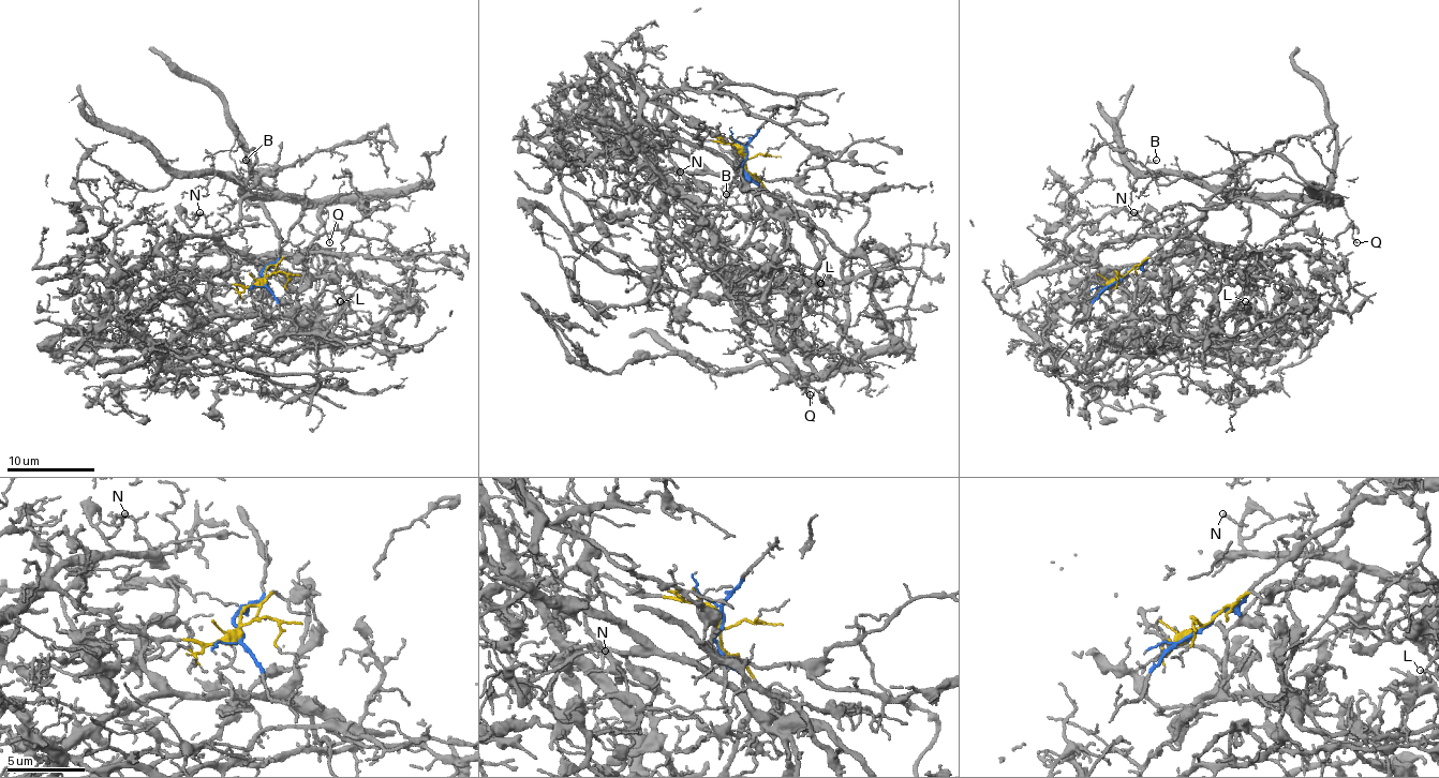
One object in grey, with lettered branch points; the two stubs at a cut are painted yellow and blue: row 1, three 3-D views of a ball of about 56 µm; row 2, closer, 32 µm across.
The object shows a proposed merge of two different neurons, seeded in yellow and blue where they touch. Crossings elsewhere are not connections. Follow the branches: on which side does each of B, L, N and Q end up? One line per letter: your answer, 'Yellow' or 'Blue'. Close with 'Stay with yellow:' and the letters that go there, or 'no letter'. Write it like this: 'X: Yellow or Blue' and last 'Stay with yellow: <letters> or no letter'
B: Blue
L: Yellow
N: Yellow
Q: Blue
Stay with yellow: L, N

